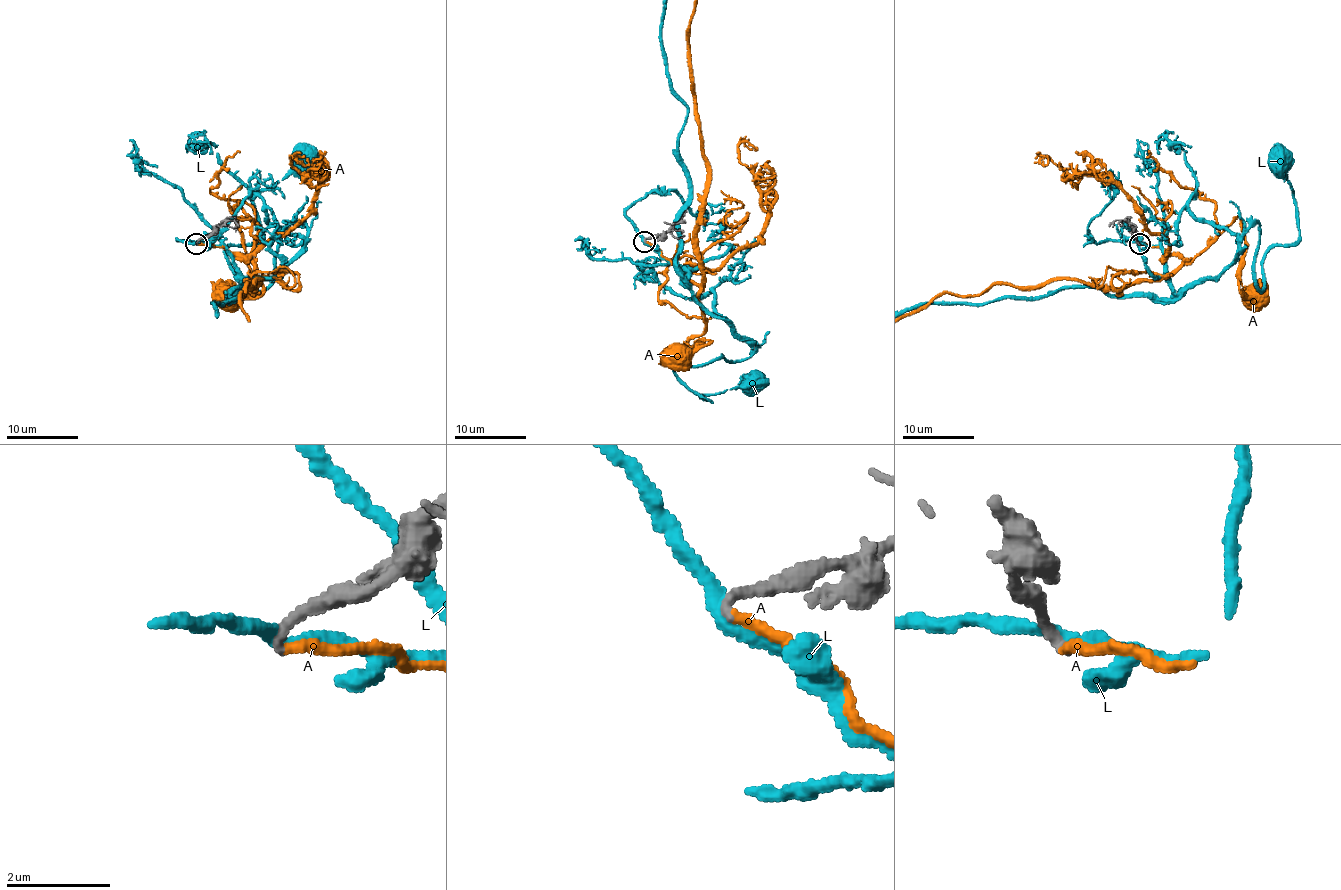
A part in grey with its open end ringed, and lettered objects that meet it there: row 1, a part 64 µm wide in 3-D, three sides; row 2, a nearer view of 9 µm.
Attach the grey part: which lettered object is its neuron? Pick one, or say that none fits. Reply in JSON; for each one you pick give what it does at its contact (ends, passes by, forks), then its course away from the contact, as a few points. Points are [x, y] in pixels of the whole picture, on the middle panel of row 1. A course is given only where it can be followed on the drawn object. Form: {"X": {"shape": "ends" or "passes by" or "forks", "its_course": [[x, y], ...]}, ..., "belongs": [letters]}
{"A": {"shape": "ends", "its_course": [[645, 240], [700, 288], [698, 302], [705, 331], [686, 343], [691, 347], [710, 342], [675, 356]]}, "belongs": ["A"]}

